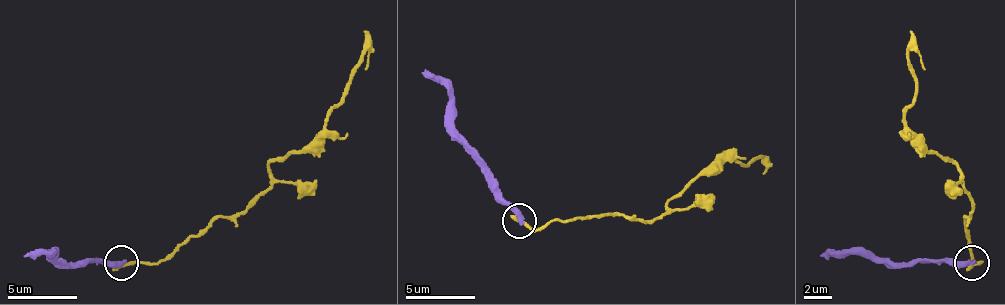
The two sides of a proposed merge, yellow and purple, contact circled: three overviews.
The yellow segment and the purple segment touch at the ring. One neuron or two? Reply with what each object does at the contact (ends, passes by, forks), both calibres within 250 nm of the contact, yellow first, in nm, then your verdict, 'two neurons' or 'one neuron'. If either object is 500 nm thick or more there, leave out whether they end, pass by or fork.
yellow ends; purple ends; calibres 280 and 420 nm; two neurons

